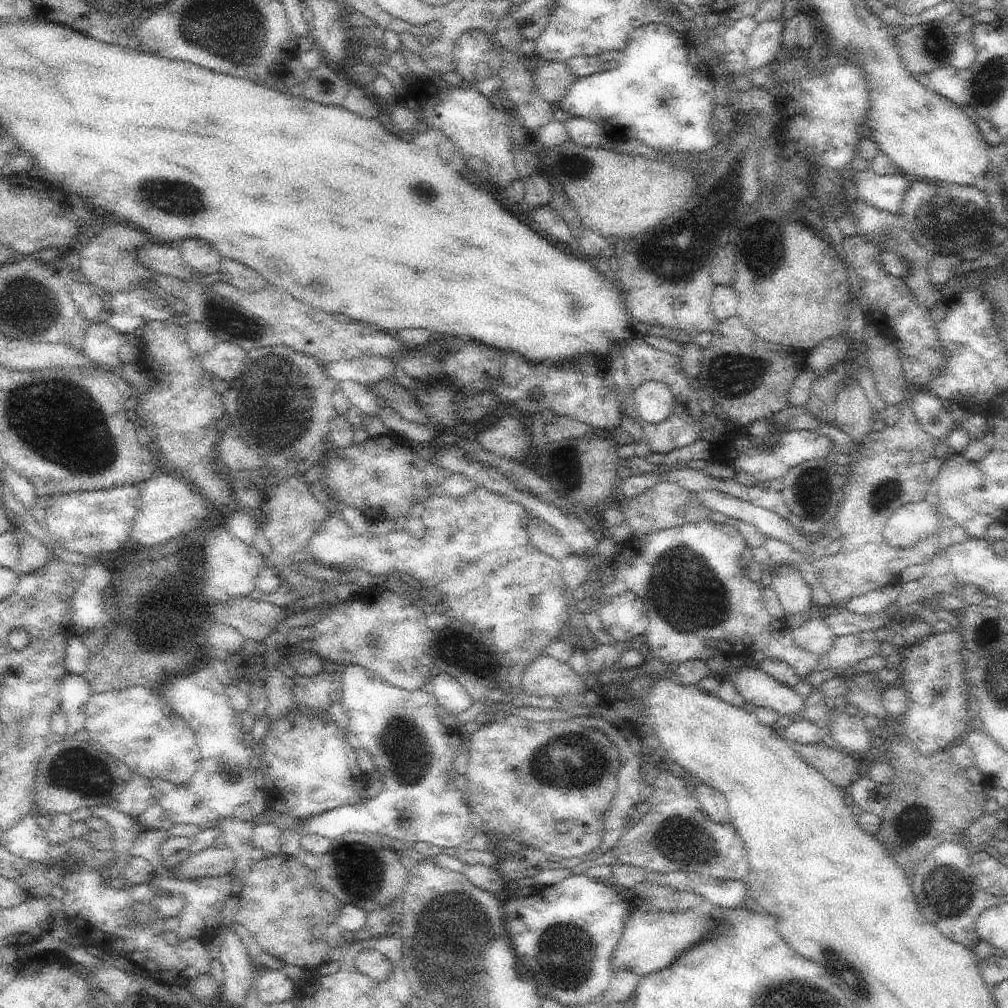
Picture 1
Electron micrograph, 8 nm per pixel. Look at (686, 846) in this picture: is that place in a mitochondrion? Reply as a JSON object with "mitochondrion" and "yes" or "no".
{"mitochondrion":"yes"}

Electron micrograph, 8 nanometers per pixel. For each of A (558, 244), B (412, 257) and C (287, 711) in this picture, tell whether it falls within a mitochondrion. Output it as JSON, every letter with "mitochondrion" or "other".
{"A":"other","B":"other","C":"other"}

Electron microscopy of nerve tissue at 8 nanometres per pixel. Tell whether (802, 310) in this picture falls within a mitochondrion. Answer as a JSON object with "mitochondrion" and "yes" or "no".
{"mitochondrion":"no"}

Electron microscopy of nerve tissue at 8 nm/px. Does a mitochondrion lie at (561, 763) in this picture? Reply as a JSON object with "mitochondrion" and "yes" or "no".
{"mitochondrion":"yes"}

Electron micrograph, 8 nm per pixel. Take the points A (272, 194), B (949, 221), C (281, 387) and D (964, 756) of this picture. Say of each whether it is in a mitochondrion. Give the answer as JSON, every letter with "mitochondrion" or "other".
{"A":"other","B":"mitochondrion","C":"mitochondrion","D":"other"}

